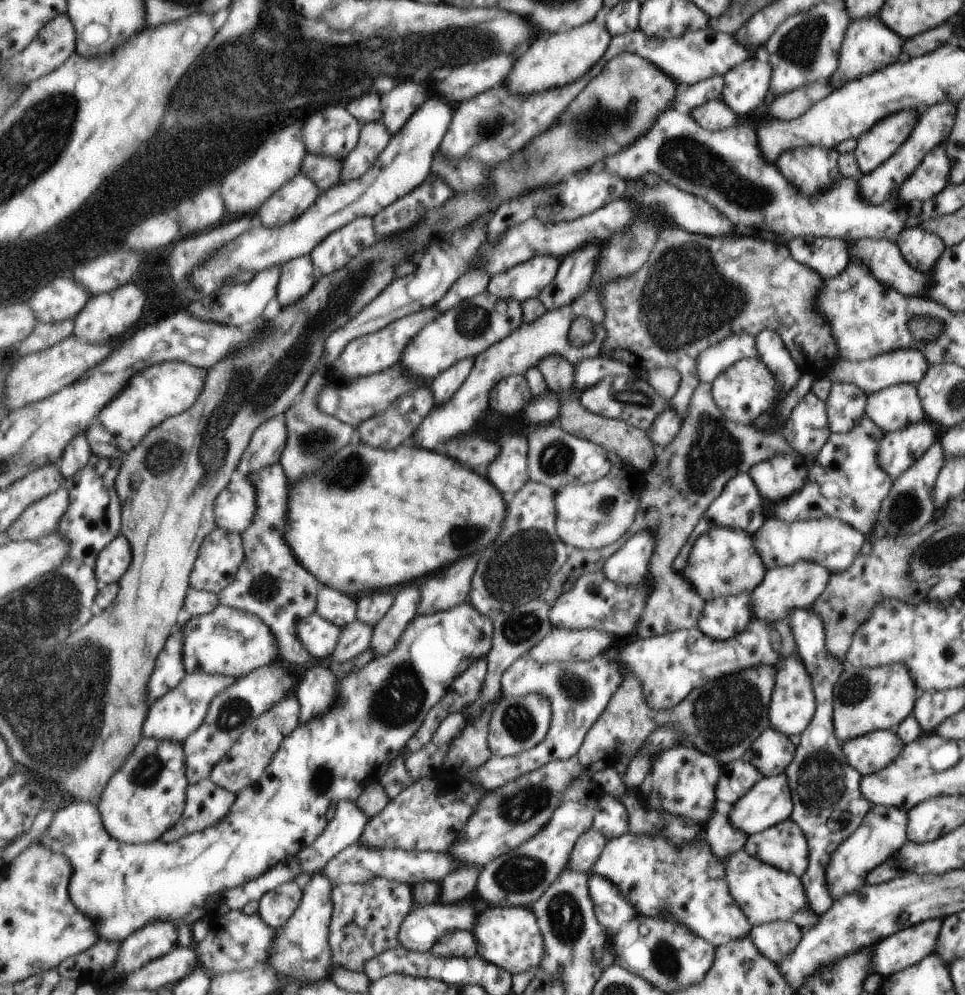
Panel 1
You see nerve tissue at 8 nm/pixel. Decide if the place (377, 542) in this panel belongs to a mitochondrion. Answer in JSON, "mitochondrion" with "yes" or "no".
{"mitochondrion":"no"}

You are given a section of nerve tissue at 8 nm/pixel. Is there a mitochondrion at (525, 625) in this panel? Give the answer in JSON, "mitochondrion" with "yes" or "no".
{"mitochondrion":"yes"}

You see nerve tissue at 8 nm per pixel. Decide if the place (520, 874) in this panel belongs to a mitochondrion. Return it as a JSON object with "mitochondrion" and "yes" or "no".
{"mitochondrion":"yes"}

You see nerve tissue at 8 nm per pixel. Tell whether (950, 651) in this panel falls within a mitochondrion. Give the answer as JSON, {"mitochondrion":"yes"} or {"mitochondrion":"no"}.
{"mitochondrion":"yes"}

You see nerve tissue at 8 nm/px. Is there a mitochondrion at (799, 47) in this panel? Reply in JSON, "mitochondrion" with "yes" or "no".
{"mitochondrion":"yes"}

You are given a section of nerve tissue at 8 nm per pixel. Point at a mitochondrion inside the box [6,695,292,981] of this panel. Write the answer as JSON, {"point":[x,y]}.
{"point":[147,771]}

